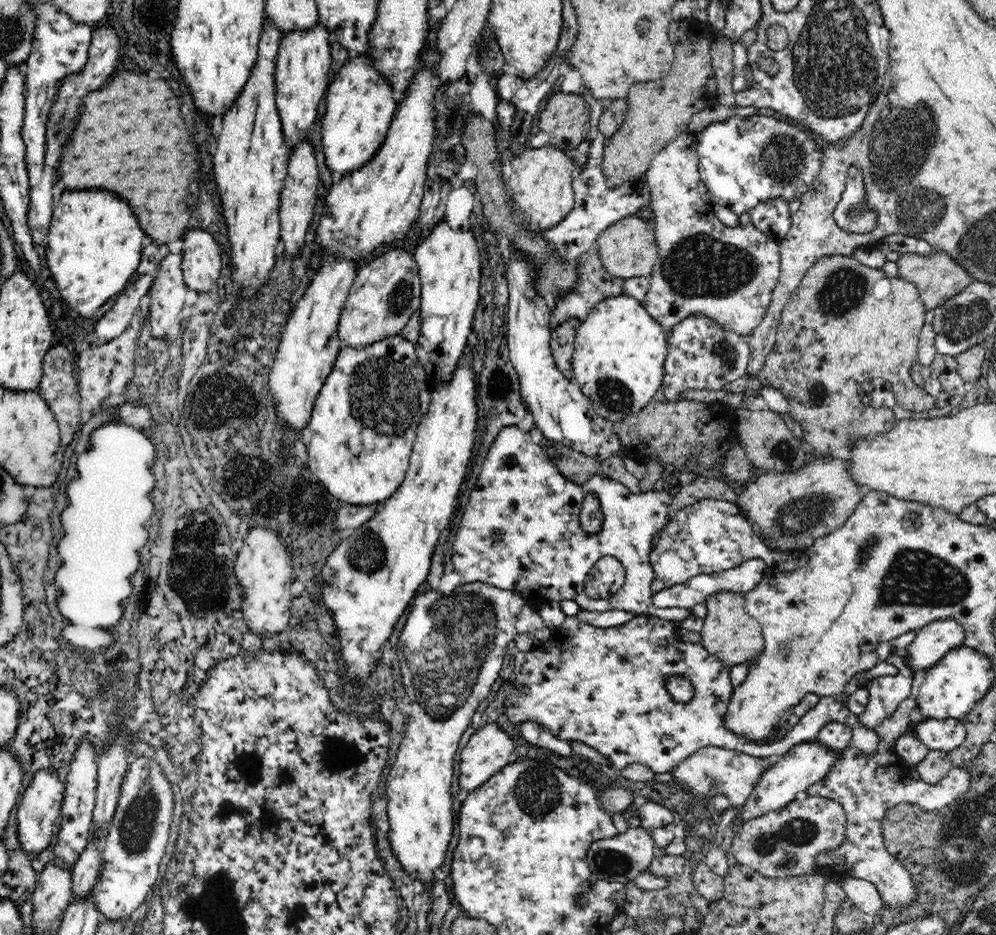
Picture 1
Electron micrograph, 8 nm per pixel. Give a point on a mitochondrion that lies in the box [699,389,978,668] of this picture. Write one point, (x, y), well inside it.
(918, 578)

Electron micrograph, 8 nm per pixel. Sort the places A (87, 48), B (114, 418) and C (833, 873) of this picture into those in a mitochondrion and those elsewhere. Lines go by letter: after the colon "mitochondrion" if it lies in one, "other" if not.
A: other
B: other
C: other

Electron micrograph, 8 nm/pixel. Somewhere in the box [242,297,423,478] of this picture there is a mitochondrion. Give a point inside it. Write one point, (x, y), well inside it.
(380, 398)

